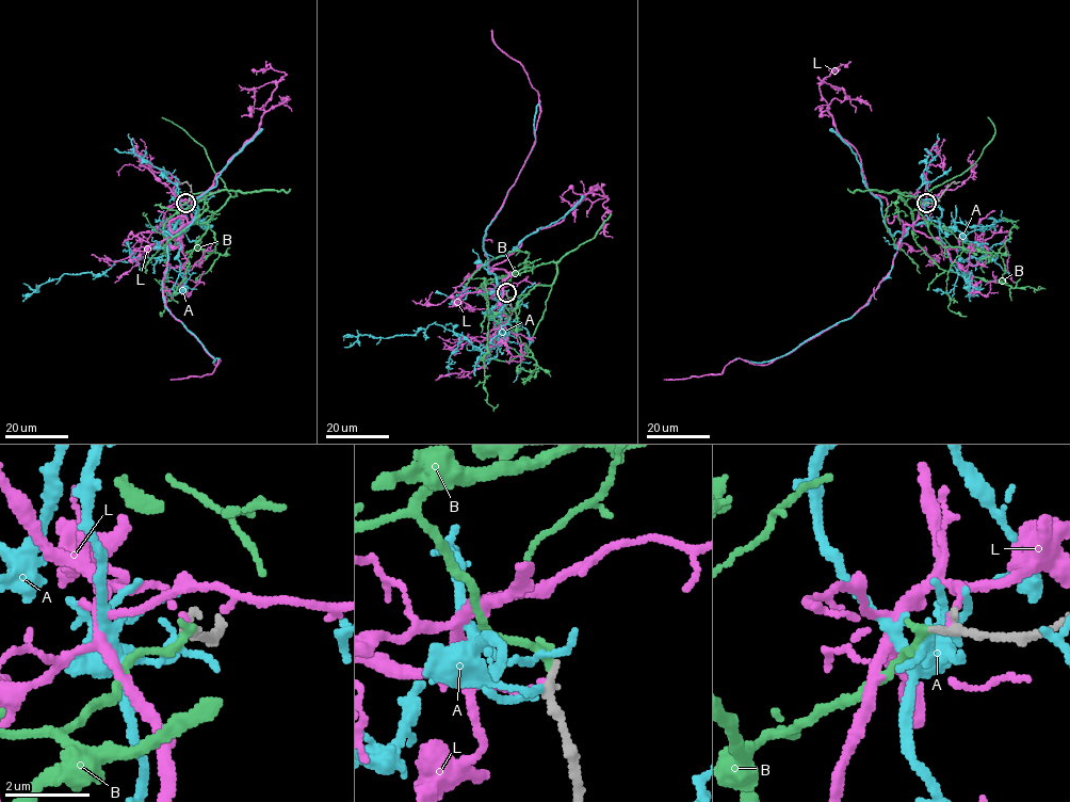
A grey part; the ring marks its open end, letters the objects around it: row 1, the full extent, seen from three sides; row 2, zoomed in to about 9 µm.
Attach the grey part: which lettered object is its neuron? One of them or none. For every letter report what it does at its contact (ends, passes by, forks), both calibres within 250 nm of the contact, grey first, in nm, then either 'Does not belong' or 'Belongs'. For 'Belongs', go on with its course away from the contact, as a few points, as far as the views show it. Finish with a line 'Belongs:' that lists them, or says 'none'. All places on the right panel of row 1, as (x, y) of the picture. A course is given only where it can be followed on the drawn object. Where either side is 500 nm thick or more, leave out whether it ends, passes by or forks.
A: It ends there. Thickness 240 nm (grey) against 130 nm. Does not belong
B: It ends there. Thickness 240 nm (grey) against 220 nm. Belongs. Its course: (926, 203), (912, 211), (895, 191), (918, 197), (930, 235), (943, 246), (998, 252), (1016, 226), (1002, 218)
L: It ends there. Thickness 240 nm (grey) against 130 nm. Does not belong
Belongs: B

